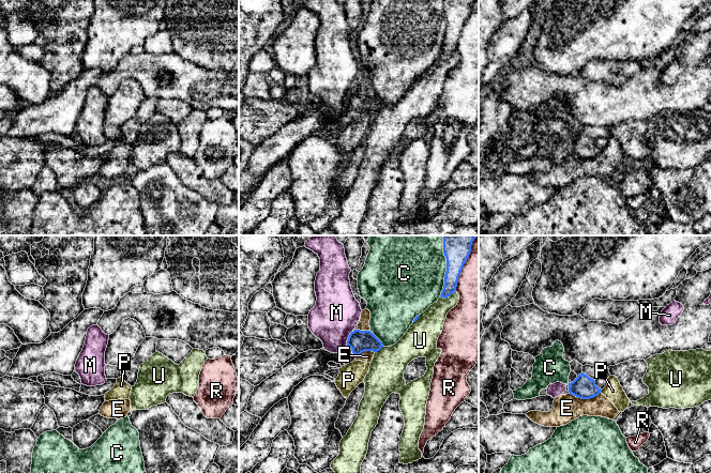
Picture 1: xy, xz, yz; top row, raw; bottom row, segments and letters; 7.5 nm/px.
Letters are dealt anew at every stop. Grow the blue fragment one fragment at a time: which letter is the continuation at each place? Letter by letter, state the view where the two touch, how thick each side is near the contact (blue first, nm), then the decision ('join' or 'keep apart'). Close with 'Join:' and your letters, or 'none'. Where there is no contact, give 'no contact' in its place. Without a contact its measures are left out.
C: contact in xz; calibres 190 and 480 nm; keep apart
E: contact in yz; calibres 170 and 200 nm; keep apart
M: contact in xz; calibres 160 and 340 nm; keep apart
P: contact in yz; calibres 170 and 140 nm; keep apart
R: contact in xz; calibres 190 and 320 nm; keep apart
U: contact in xz; calibres 130 and 200 nm; keep apart
Join: none

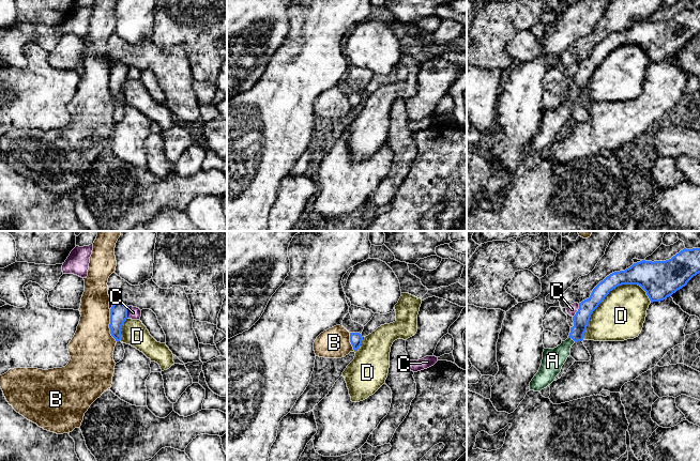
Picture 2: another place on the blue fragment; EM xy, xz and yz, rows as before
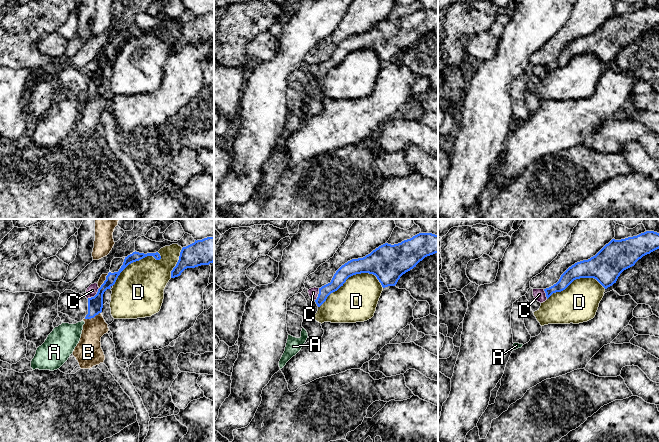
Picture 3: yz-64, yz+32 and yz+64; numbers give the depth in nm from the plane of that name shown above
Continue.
A: contact in yz; calibres 120 and 160 nm; join
B: contact in xy; calibres 130 and 340 nm; keep apart
C: contact in yz; calibres 120 and 70 nm; keep apart
D: contact in yz; calibres 130 and 360 nm; keep apart
Join: A

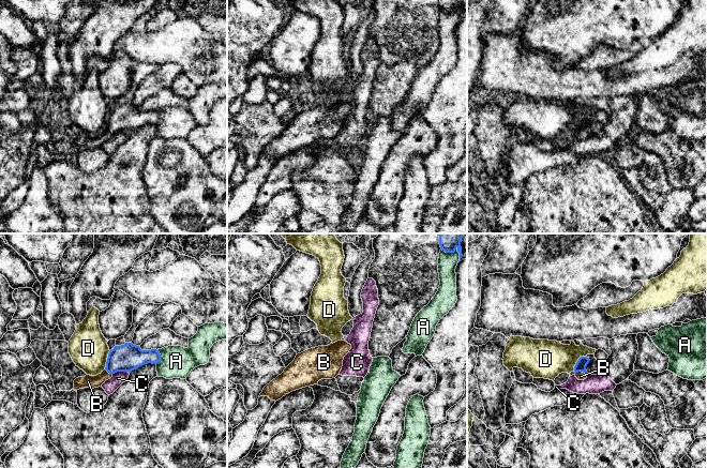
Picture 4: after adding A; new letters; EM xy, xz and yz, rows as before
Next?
A: contact in xy; calibres 200 and 240 nm; keep apart
B: contact in yz; calibres 80 and 60 nm; join
C: contact in xy; calibres 200 and 100 nm; keep apart
D: contact in xy; calibres 200 and 300 nm; keep apart
Join: B

